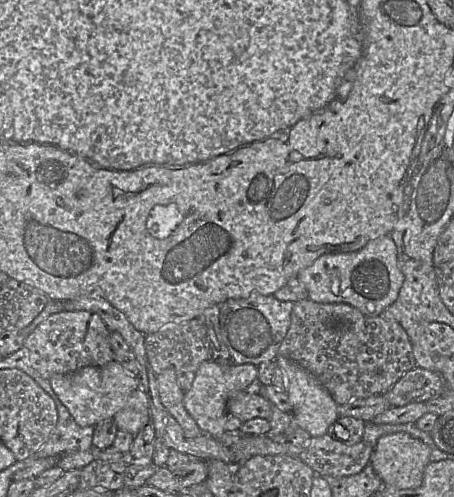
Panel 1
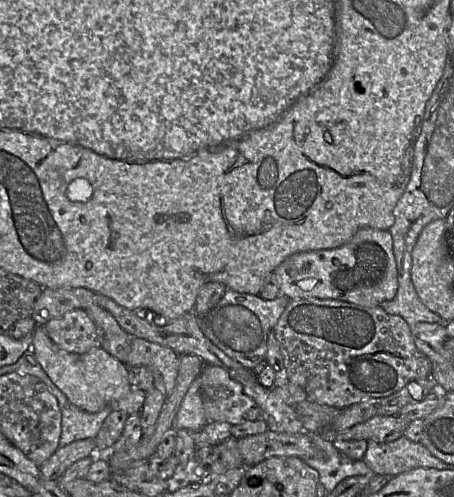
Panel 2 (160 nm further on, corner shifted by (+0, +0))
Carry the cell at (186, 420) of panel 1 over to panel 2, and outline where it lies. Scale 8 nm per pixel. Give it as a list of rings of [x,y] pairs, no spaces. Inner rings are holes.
[[[130,336],[130,352],[124,363],[127,367],[147,367],[153,375],[154,388],[168,397],[175,386],[179,357],[169,347]]]

